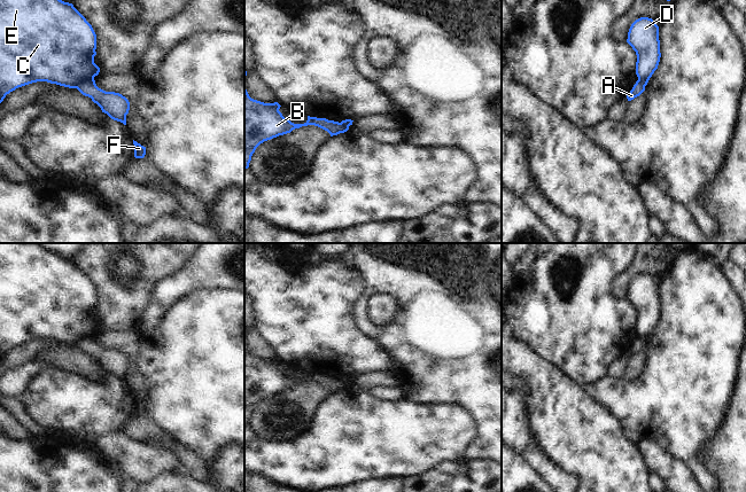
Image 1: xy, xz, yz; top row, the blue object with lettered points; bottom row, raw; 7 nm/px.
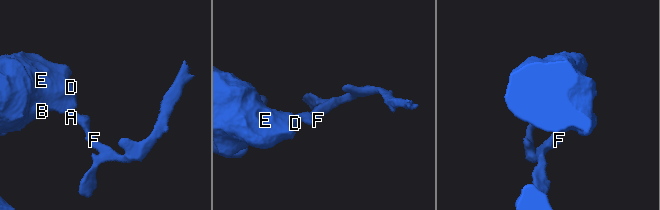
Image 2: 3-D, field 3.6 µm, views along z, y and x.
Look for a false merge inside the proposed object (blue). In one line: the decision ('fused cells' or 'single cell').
fused cells

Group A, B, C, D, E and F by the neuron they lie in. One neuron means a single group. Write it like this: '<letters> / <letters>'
A F / B C D E

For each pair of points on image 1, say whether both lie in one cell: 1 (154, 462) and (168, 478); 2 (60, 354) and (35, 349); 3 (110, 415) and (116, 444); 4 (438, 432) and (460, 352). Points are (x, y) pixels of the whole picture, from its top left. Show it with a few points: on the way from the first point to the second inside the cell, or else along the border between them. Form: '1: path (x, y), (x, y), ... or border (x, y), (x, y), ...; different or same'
1: border (175, 469), (165, 469), (150, 479); different
2: border (51, 341), (51, 344), (31, 360); different
3: border (122, 430), (102, 435), (93, 434); different
4: border (419, 404), (459, 404), (471, 415); different

